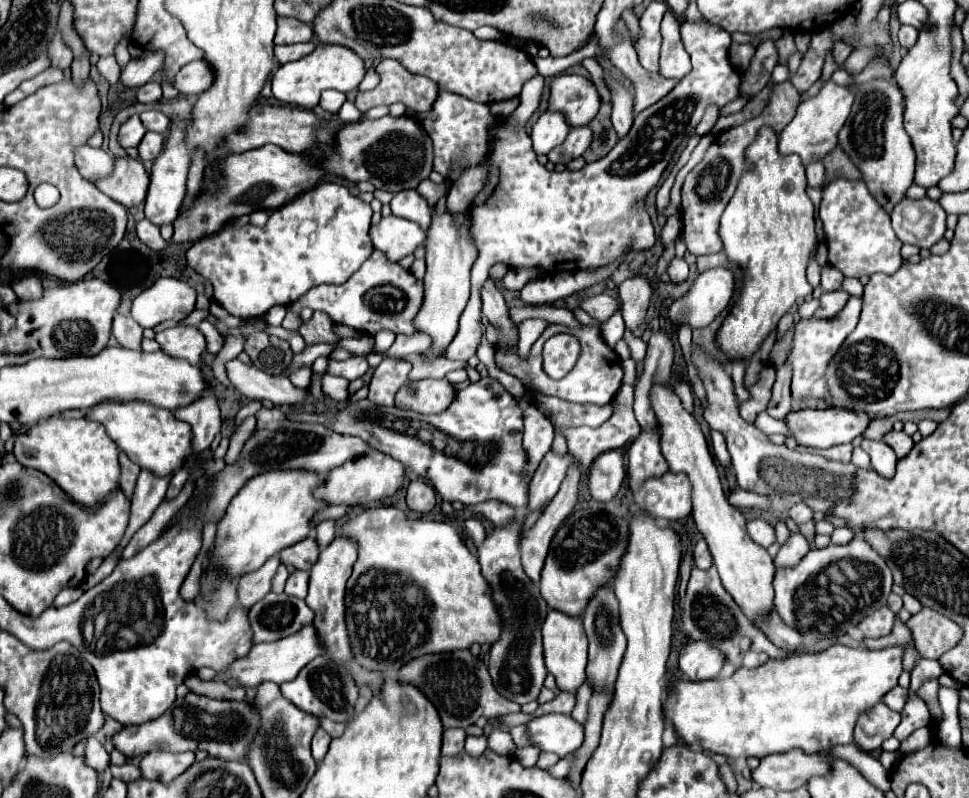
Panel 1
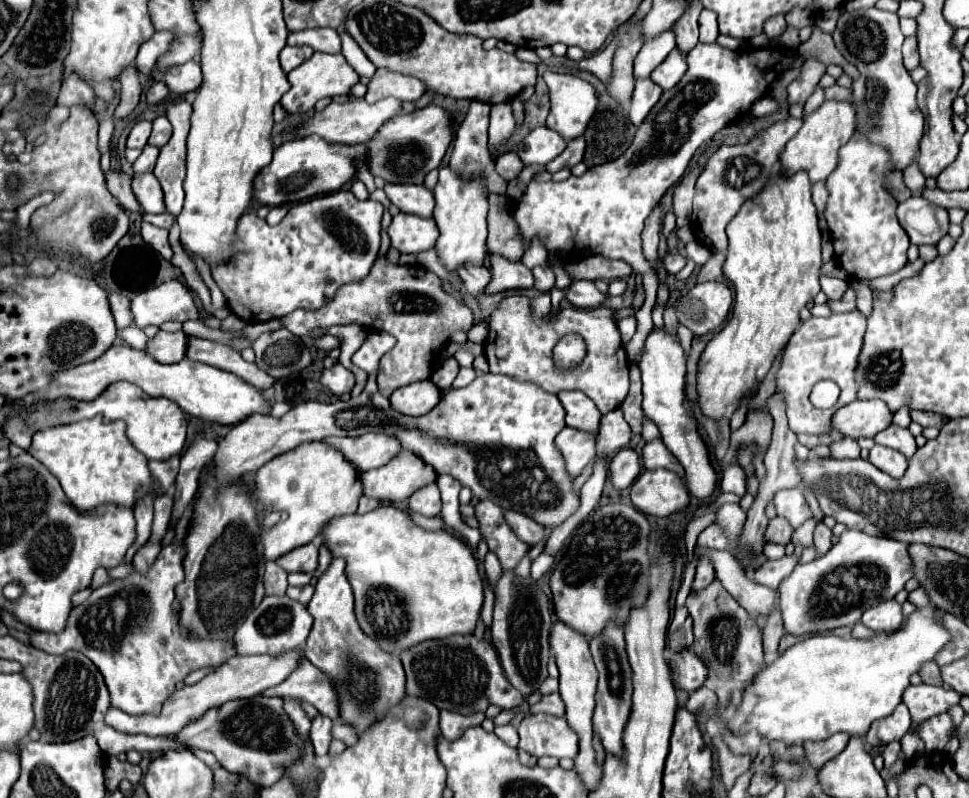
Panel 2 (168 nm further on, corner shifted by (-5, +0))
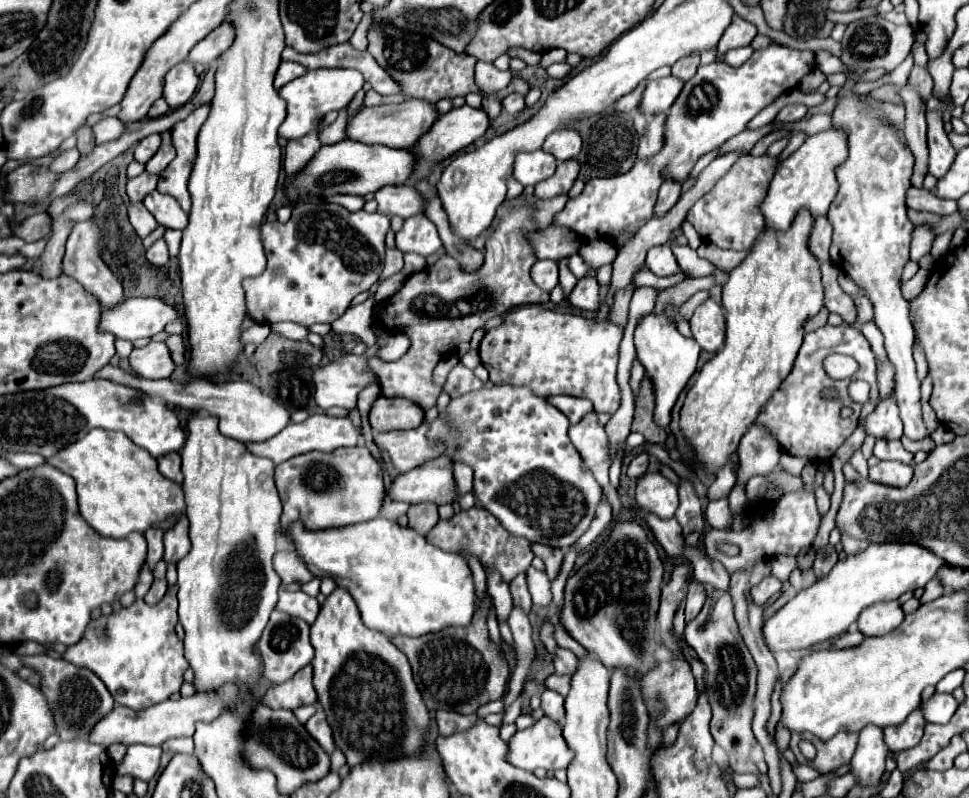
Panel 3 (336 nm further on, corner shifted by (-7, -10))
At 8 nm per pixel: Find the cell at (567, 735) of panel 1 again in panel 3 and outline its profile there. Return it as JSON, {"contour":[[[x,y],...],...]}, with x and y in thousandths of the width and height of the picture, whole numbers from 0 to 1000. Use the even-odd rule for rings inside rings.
{"contour":[[[563,897],[557,900],[551,910],[535,915],[526,925],[524,937],[524,955],[545,967],[551,967],[553,962],[584,962],[592,950],[592,942],[580,925],[580,912]]]}

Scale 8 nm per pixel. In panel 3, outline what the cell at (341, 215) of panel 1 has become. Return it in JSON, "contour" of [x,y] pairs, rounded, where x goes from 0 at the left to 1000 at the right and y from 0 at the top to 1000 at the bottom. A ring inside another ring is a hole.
{"contour":[[[334,251],[308,253],[301,263],[301,273],[295,281],[272,278],[268,293],[277,333],[272,343],[252,351],[256,396],[266,406],[283,406],[295,401],[314,409],[322,409],[328,404],[343,406],[359,388],[365,371],[369,371],[372,366],[380,363],[384,356],[390,353],[396,336],[396,296],[400,286],[402,273],[392,266],[386,268],[380,268],[378,263],[359,266],[355,258]]]}

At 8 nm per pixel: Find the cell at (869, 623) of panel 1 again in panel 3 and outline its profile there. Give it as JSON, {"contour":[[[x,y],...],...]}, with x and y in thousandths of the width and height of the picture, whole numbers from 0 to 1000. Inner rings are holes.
{"contour":[[[908,754],[898,759],[885,774],[885,789],[894,797],[912,797],[927,787],[933,777],[933,767],[927,754]]]}

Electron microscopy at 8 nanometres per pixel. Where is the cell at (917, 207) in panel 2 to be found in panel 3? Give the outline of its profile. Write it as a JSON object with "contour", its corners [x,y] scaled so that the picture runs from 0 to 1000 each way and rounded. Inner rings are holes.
{"contour":[[[947,281],[941,288],[941,308],[939,308],[939,326],[947,328],[951,321],[960,318],[962,306],[964,306],[964,288],[960,281]]]}

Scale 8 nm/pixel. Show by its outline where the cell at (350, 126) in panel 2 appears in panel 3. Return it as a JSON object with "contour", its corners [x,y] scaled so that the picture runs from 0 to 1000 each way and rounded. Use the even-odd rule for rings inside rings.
{"contour":[[[421,123],[415,130],[400,130],[400,133],[388,133],[378,135],[374,133],[357,155],[357,173],[365,178],[374,178],[380,183],[396,180],[400,185],[423,185],[450,150],[450,138],[444,128]]]}

